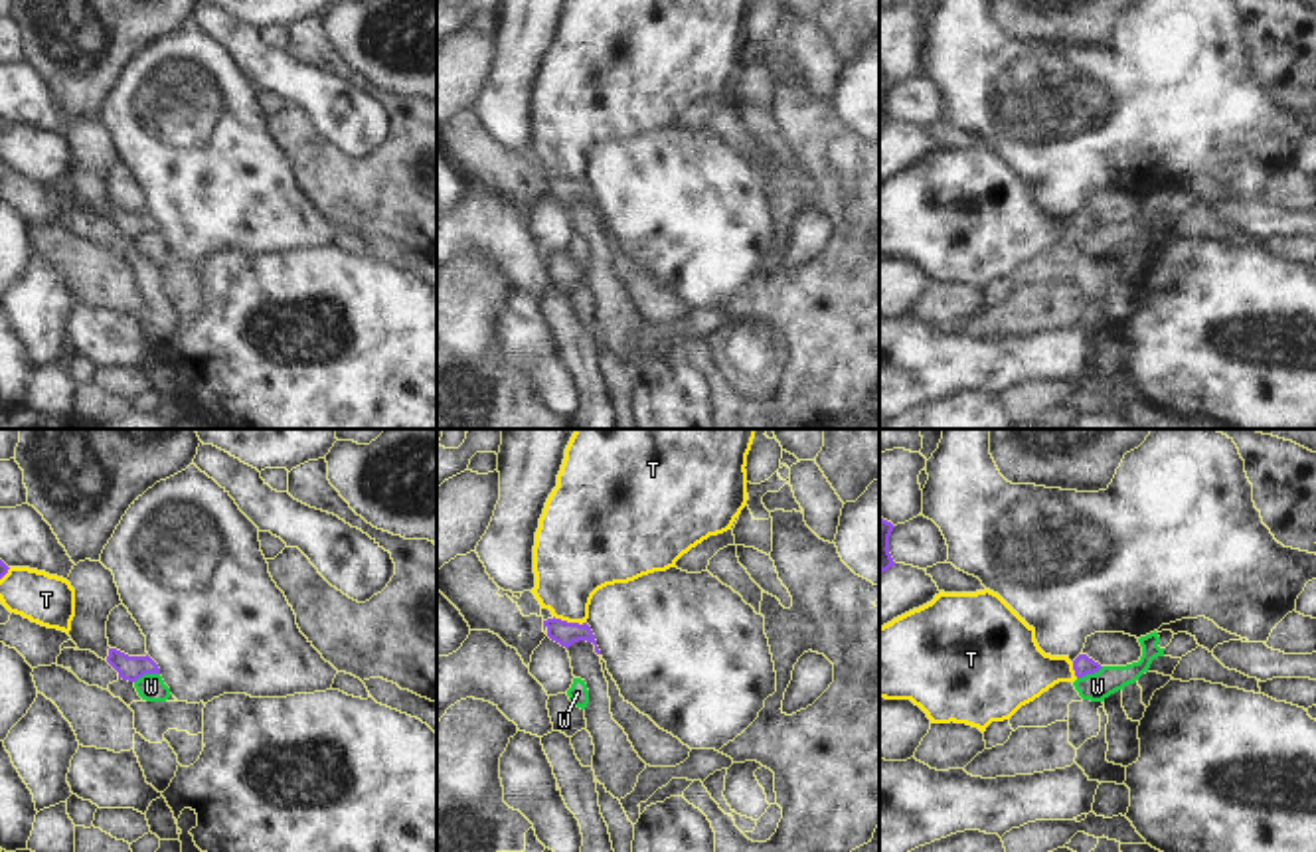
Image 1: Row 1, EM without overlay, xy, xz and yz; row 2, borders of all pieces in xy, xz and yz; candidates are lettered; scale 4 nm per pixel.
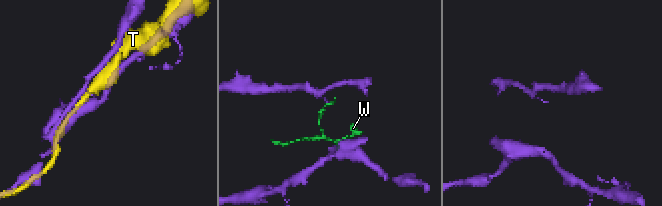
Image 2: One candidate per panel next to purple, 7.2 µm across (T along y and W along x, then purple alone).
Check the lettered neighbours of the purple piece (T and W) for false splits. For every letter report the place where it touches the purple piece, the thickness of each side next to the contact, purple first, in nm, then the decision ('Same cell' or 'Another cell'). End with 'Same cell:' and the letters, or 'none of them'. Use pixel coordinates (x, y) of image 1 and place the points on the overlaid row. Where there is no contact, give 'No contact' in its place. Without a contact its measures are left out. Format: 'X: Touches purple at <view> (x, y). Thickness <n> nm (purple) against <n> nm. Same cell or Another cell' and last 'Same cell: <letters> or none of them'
T: Touches purple at xz (570, 623). Thickness 100 nm (purple) against 320 nm. Another cell
W: Touches purple at yz (1089, 673). Thickness 80 nm (purple) against 120 nm. Another cell
Same cell: none of them.

